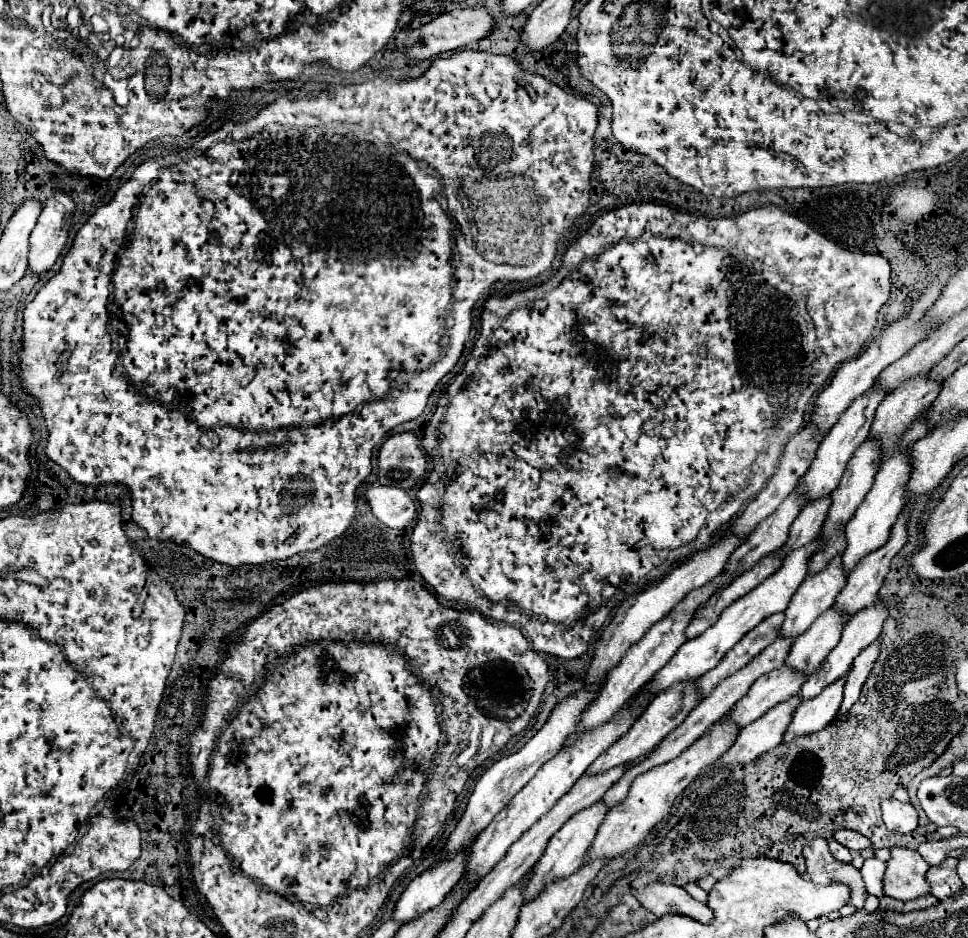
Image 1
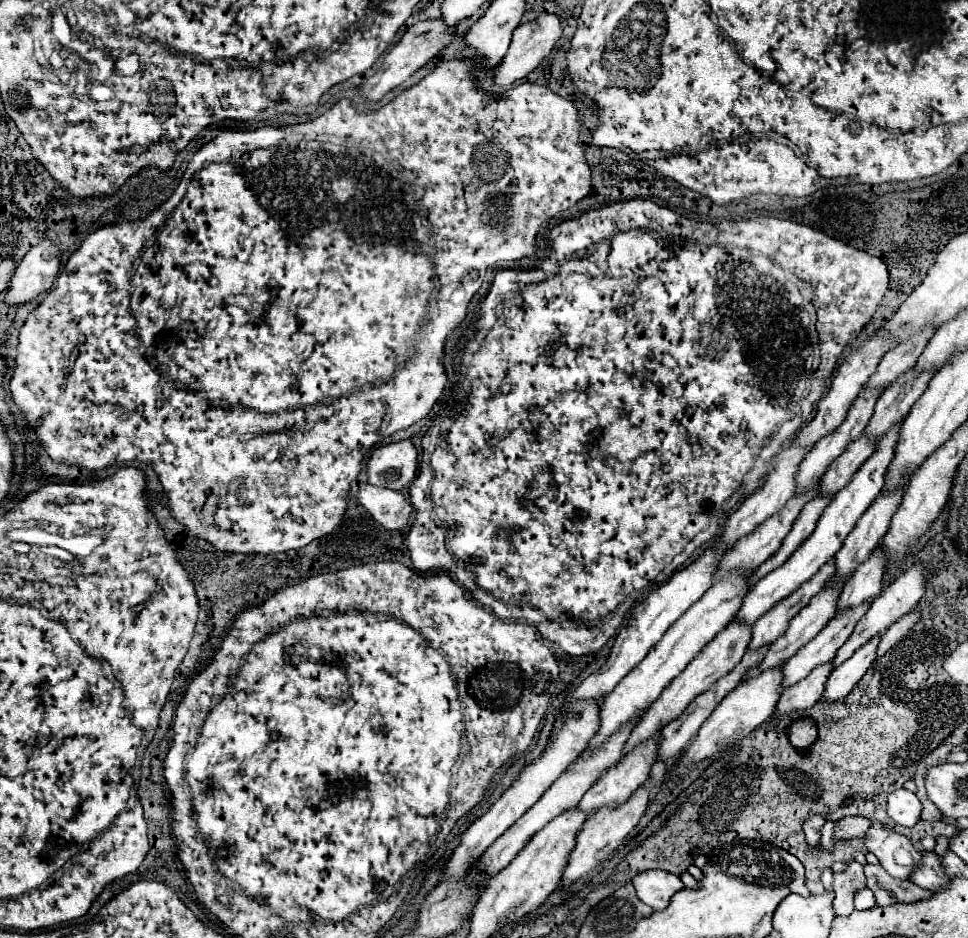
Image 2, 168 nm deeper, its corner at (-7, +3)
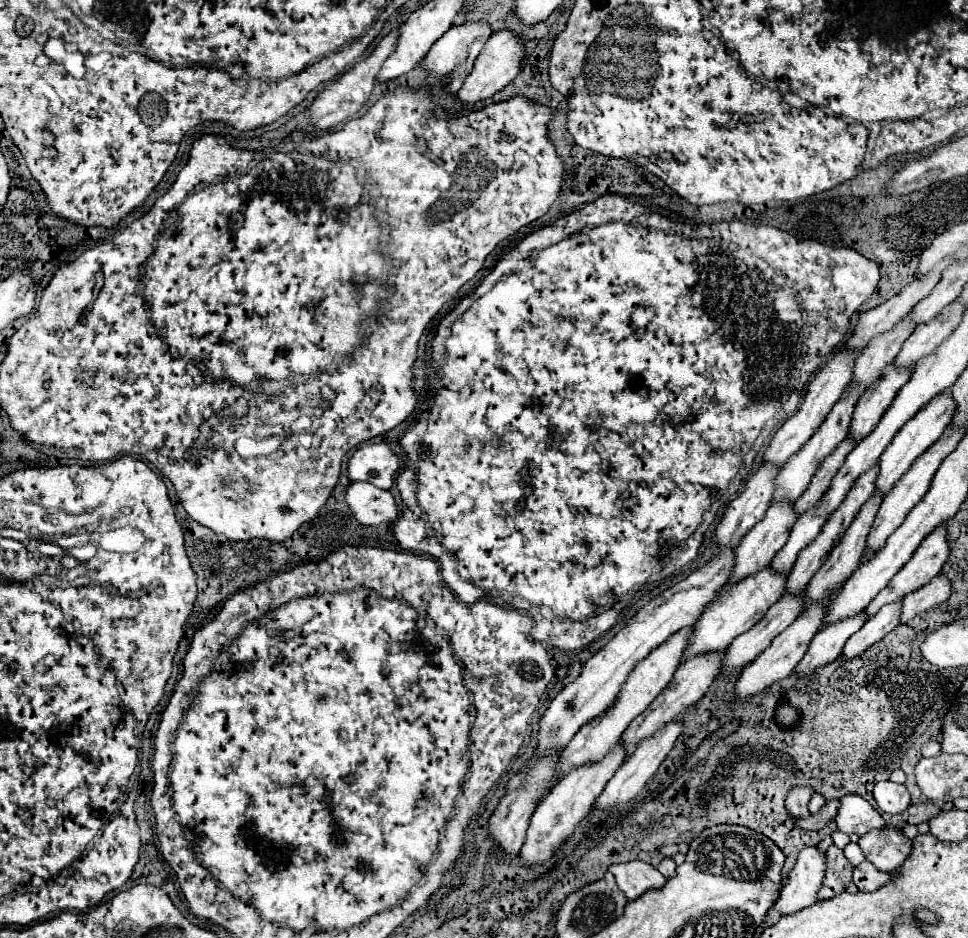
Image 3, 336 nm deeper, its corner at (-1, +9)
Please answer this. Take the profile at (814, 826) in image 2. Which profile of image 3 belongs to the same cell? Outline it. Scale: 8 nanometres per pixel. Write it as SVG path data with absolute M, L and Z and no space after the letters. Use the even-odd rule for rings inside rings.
M792 787L786 795L786 809L794 817L806 817L808 811L808 801L812 797L812 787Z

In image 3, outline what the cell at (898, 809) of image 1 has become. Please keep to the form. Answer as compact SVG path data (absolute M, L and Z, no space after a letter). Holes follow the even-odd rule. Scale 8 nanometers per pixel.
M880 781L874 785L874 799L886 813L902 813L910 805L910 793L904 785L892 781Z

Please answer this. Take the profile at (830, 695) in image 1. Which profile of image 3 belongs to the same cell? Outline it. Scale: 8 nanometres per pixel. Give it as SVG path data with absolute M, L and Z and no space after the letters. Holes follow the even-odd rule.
M888 603L884 605L872 619L868 619L848 641L842 651L846 659L858 657L864 653L870 645L880 641L886 633L890 633L900 623L900 603Z

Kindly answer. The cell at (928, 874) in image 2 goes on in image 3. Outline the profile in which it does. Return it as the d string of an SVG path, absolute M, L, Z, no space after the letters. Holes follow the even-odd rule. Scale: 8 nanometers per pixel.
M884 827L884 831L868 831L858 841L866 859L884 873L894 873L910 855L912 839L908 839L896 827Z

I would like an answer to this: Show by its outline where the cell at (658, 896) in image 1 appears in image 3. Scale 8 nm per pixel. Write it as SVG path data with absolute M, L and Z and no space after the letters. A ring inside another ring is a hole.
M644 861L616 863L608 867L608 871L616 877L616 885L630 901L638 899L650 889L660 889L666 883L666 877L654 865Z

